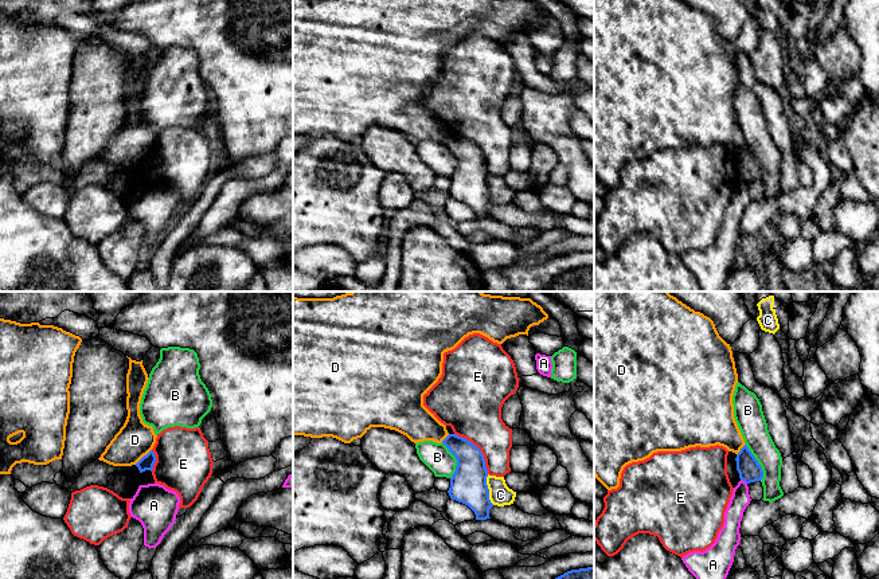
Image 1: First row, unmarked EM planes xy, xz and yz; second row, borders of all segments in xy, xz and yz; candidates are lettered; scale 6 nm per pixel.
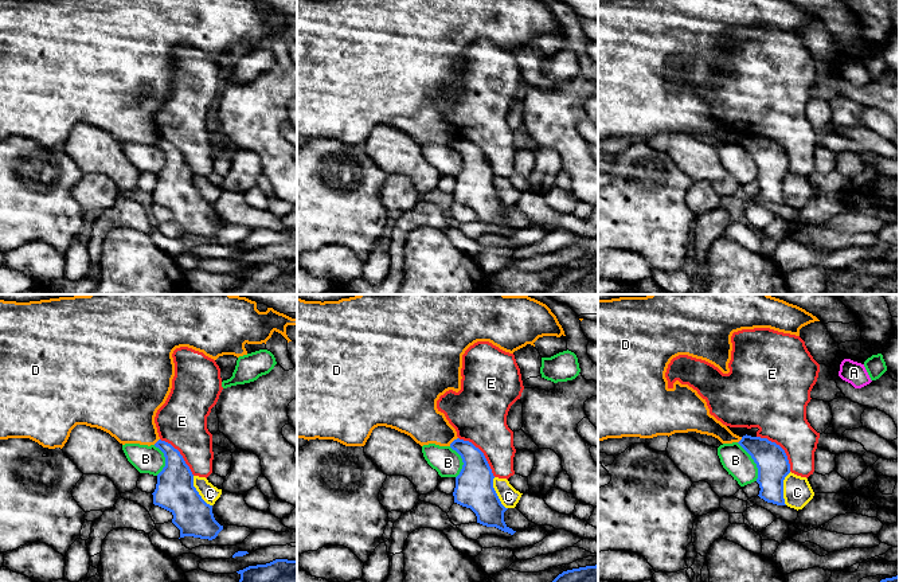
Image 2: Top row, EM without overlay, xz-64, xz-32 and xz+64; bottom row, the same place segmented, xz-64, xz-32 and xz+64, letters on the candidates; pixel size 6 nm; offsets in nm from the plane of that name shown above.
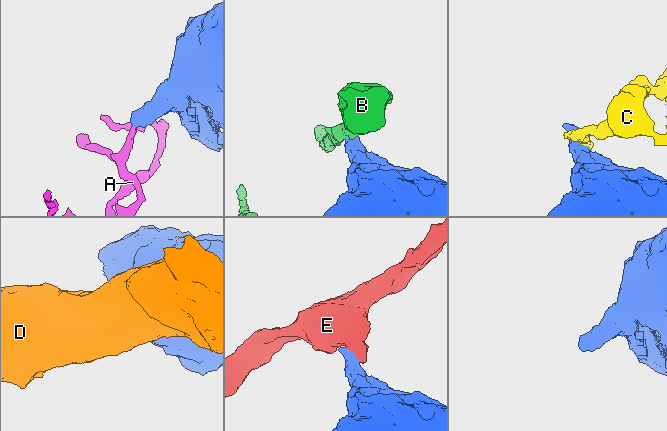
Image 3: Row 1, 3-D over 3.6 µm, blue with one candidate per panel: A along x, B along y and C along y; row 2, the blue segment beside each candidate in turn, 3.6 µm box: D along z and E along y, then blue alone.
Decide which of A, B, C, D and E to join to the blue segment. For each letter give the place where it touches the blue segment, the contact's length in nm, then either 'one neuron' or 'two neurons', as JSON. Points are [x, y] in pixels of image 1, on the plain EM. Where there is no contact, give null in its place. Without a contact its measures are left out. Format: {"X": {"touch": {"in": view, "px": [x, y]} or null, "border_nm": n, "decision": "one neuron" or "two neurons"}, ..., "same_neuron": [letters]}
{"A": {"touch": {"in": "yz", "px": [743, 179]}, "border_nm": 50, "decision": "two neurons"}, "B": {"touch": {"in": "xz", "px": [457, 160]}, "border_nm": 220, "decision": "two neurons"}, "C": {"touch": {"in": "xz", "px": [488, 188]}, "border_nm": 190, "decision": "two neurons"}, "D": {"touch": {"in": "xy", "px": [144, 155]}, "border_nm": 140, "decision": "two neurons"}, "E": {"touch": {"in": "xz", "px": [479, 148]}, "border_nm": 320, "decision": "two neurons"}, "same_neuron": []}

